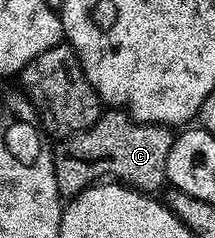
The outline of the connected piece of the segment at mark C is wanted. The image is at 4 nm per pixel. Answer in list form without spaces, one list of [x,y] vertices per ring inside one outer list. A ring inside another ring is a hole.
[[[108,109],[101,114],[100,120],[90,129],[77,135],[67,136],[55,144],[52,160],[54,177],[58,181],[61,196],[75,197],[79,191],[87,191],[92,184],[104,180],[119,181],[125,188],[135,189],[141,193],[156,193],[166,183],[166,157],[170,157],[170,145],[174,138],[171,126],[162,123],[139,123],[123,109]]]

